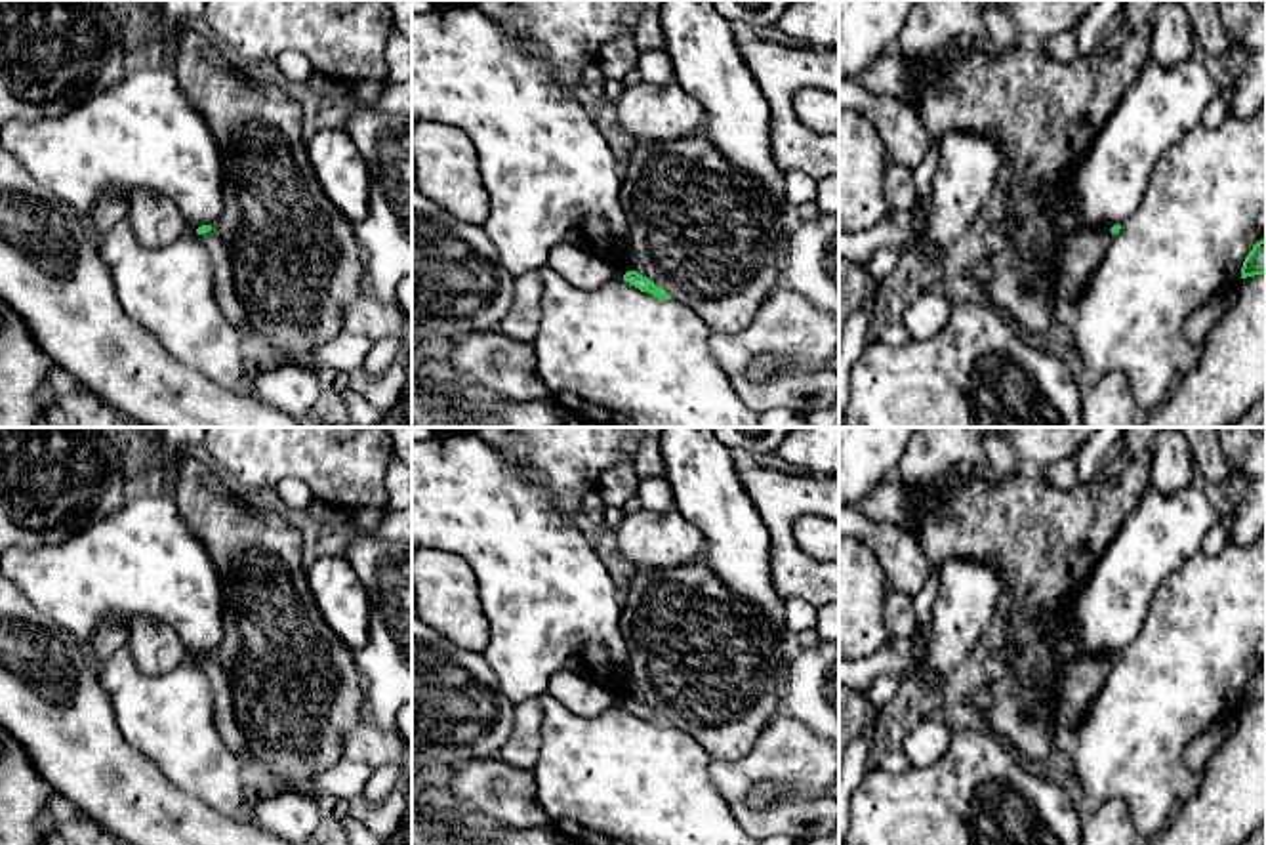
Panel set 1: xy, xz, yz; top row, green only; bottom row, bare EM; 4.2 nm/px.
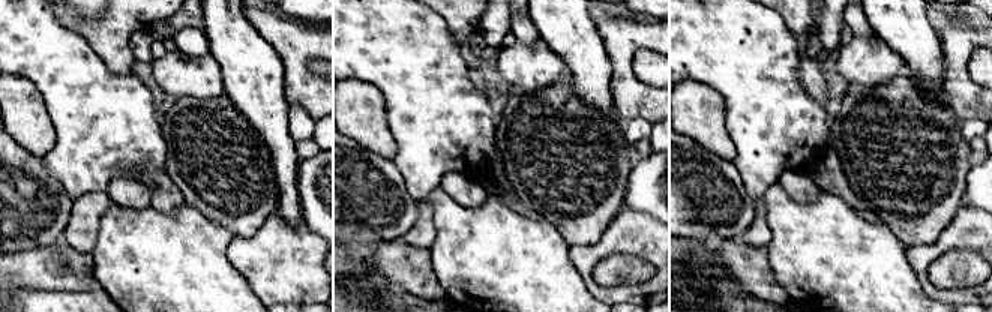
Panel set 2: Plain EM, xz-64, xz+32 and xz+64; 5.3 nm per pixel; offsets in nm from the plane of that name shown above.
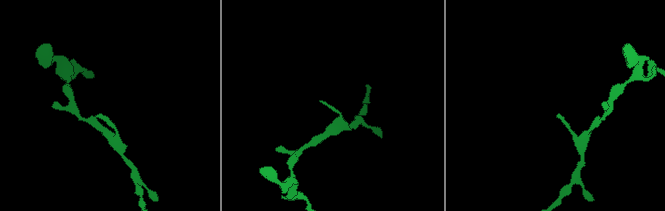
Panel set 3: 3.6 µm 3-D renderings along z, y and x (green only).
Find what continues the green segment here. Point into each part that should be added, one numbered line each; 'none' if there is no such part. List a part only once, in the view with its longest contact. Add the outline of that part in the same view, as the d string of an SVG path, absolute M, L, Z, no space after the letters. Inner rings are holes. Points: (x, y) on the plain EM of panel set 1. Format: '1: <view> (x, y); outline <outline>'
none

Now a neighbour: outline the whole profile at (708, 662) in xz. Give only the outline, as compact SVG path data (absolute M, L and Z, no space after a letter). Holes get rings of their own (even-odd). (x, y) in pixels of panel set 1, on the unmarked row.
M702 555L669 570L637 570L622 591L620 629L639 702L688 732L711 759L736 761L782 711L787 658L782 639L747 601L725 587Z

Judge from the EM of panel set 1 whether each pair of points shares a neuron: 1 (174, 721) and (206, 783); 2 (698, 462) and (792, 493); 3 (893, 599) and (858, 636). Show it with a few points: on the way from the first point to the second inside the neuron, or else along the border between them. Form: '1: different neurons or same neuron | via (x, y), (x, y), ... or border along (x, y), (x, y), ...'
1: same neuron | via (180, 737), (203, 767)
2: different neurons | border along (740, 456), (738, 479), (759, 515)
3: different neurons | border along (889, 584), (883, 596), (885, 639)

